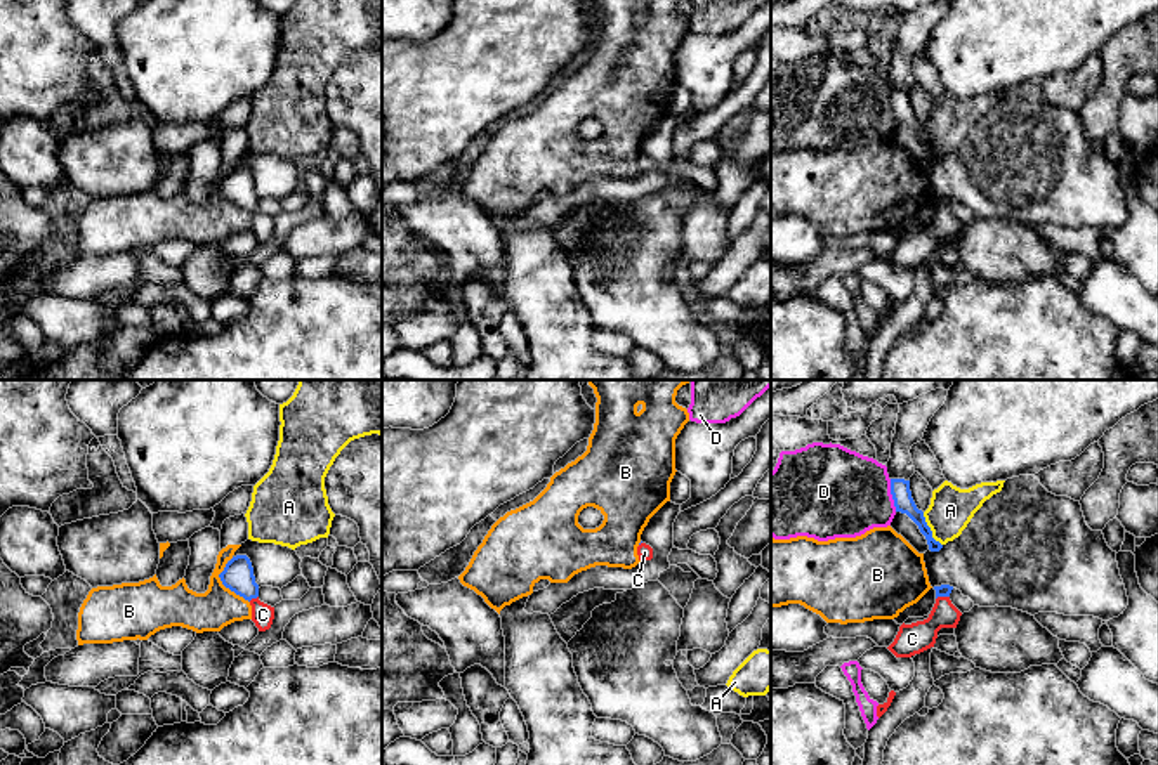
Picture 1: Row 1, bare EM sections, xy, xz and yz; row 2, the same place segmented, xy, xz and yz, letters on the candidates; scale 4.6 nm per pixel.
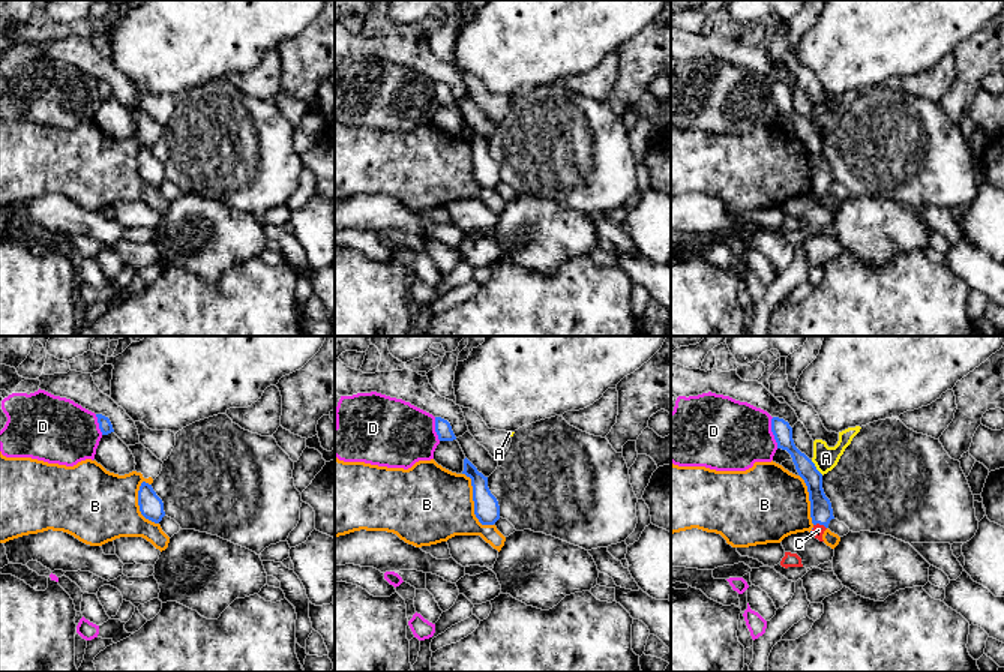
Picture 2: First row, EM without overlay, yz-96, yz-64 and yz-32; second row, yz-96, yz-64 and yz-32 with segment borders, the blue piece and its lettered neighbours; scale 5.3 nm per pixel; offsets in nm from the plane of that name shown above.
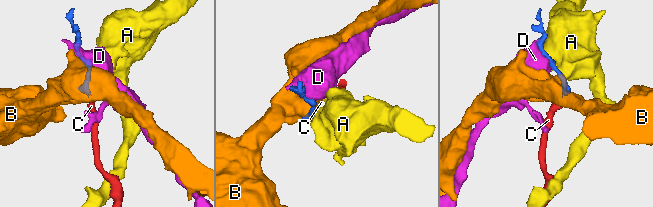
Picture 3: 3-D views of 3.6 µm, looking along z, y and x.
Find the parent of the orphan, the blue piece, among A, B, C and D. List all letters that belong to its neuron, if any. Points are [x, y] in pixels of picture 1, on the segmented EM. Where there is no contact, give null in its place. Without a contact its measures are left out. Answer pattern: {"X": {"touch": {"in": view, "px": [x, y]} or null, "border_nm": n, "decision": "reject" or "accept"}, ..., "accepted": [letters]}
{"A": {"touch": {"in": "yz", "px": [929, 529]}, "border_nm": 180, "decision": "reject"}, "B": {"touch": {"in": "xy", "px": [223, 583]}, "border_nm": 240, "decision": "reject"}, "C": {"touch": {"in": "yz", "px": [941, 595]}, "border_nm": 70, "decision": "accept"}, "D": {"touch": {"in": "yz", "px": [891, 493]}, "border_nm": 160, "decision": "reject"}, "accepted": ["C"]}

